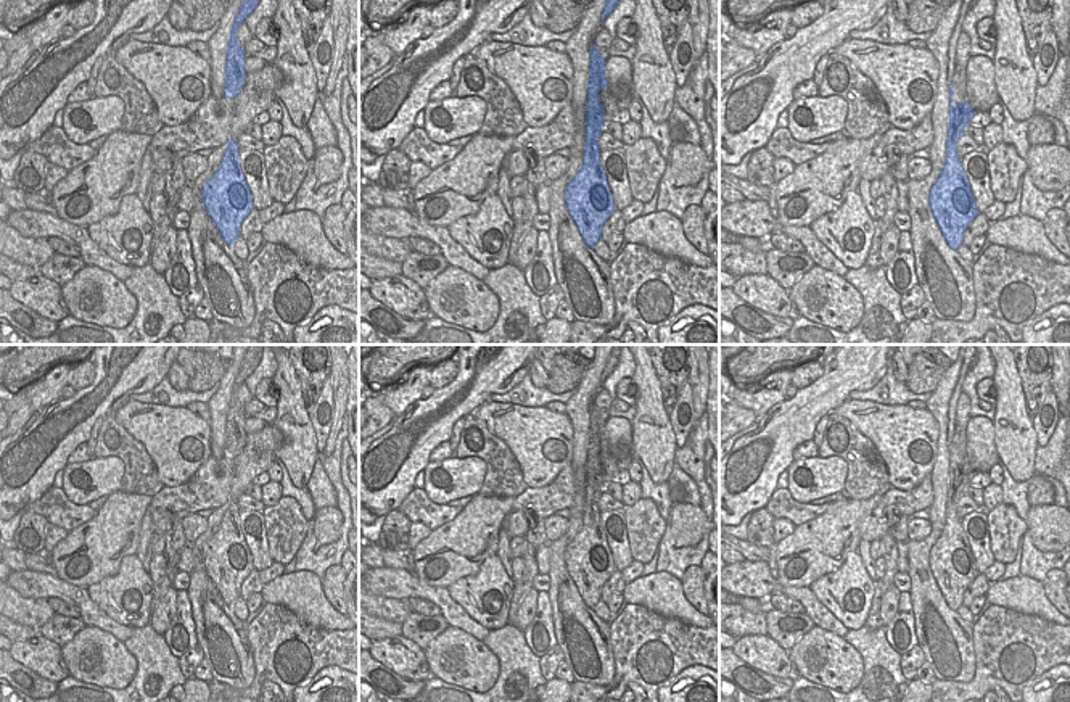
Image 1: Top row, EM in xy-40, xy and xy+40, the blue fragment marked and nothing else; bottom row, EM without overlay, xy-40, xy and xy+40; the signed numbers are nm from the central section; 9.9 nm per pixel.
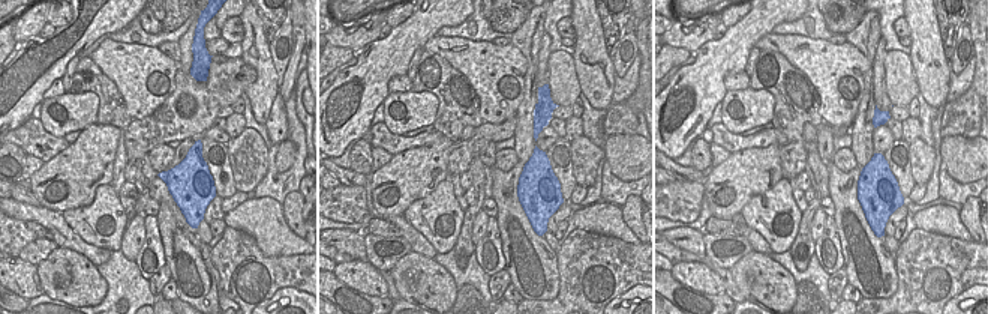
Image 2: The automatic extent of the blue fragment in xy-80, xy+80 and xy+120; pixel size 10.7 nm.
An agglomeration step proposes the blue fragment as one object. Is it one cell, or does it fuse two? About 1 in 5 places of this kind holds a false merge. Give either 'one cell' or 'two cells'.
one cell

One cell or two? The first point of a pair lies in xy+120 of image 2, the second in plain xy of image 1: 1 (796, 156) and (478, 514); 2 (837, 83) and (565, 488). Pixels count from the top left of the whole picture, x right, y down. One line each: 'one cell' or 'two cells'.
1: two cells
2: two cells

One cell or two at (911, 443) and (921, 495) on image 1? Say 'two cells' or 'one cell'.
two cells

